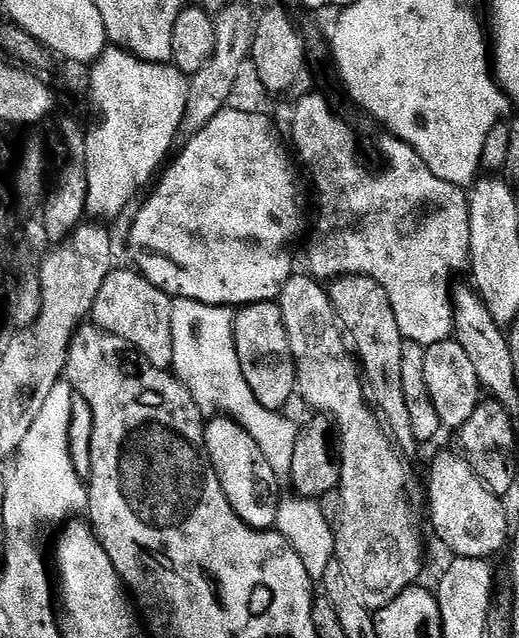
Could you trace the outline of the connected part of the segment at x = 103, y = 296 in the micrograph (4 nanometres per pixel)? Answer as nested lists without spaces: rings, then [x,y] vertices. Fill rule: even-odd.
[[[115,268],[107,276],[98,298],[98,315],[104,320],[109,316],[130,318],[130,326],[135,332],[125,331],[124,340],[131,344],[148,364],[156,369],[169,371],[174,365],[175,352],[178,349],[174,343],[173,297],[154,287],[139,271],[130,270]]]

